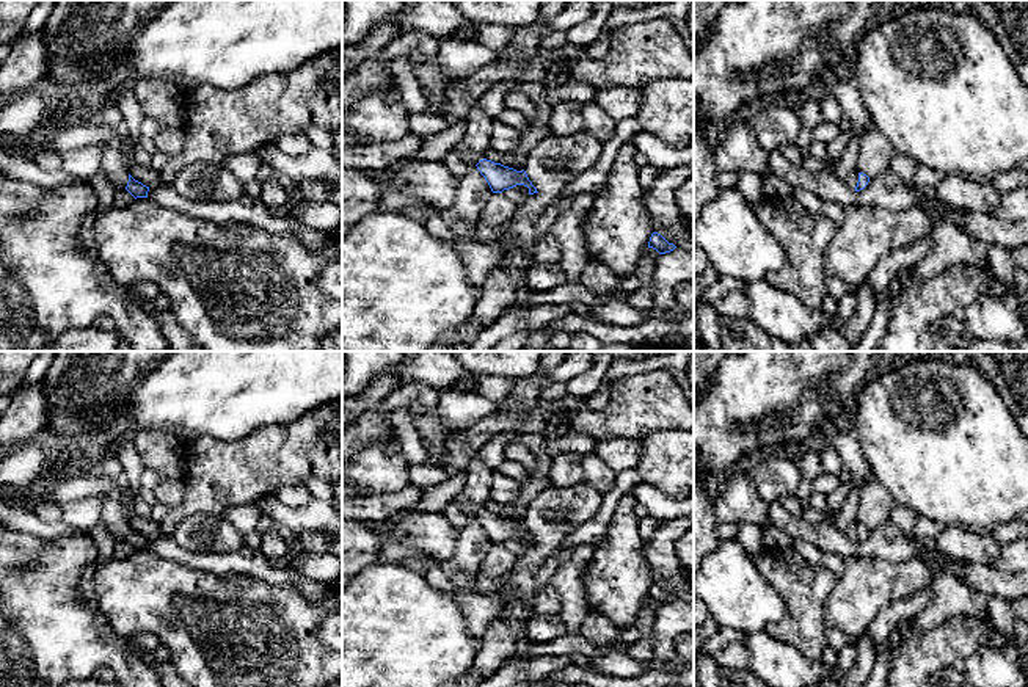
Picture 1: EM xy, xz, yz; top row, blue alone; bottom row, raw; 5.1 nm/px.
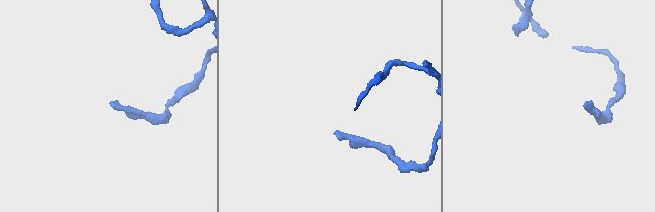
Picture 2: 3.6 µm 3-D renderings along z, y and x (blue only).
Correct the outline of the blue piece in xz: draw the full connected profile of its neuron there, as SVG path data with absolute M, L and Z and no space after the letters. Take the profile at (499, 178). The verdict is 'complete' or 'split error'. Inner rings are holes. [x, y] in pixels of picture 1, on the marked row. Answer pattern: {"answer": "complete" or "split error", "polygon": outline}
{"answer": "split error", "polygon": "M458 144L450 147L450 151L455 152L468 166L476 165L493 193L502 193L504 190L513 188L516 185L527 187L529 194L538 193L524 169L516 171L501 163L494 163L483 158L480 154L460 147Z"}

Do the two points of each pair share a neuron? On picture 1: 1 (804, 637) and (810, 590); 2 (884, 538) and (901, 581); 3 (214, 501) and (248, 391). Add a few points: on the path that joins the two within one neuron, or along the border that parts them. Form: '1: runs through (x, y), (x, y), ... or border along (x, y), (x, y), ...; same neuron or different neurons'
1: runs through (804, 626), (804, 601); same neuron
2: border along (857, 554), (892, 560), (918, 559); different neurons
3: border along (267, 425), (242, 439), (195, 439); different neurons

